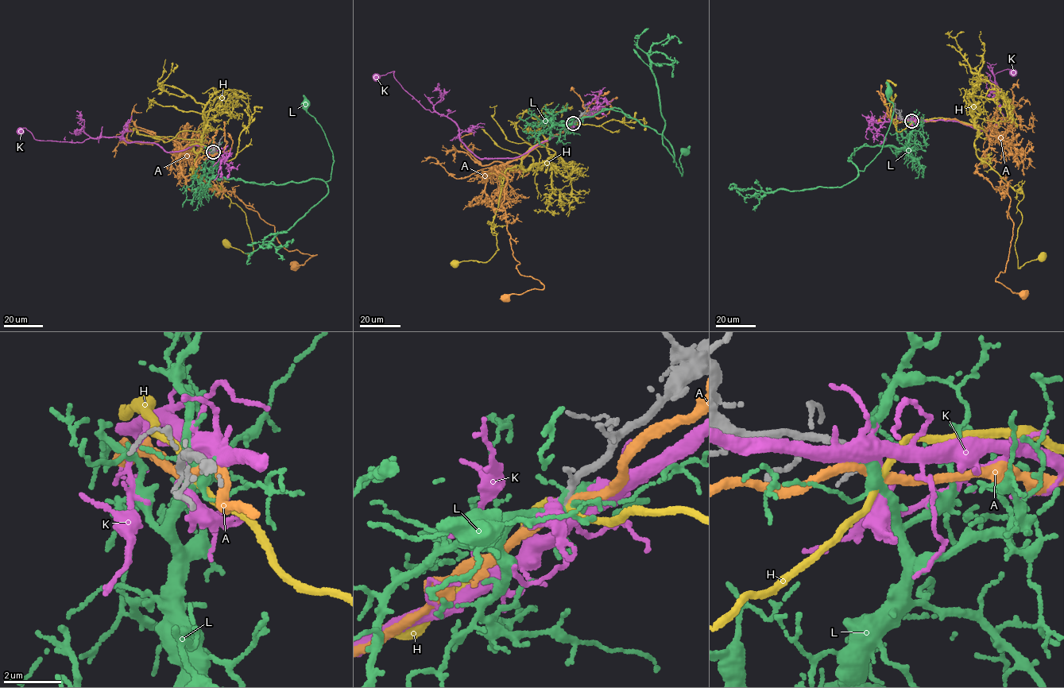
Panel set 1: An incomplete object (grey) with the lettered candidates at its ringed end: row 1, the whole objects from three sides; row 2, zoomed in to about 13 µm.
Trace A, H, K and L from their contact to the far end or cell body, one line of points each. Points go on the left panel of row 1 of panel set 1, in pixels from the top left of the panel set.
A: (213, 152), (195, 141), (184, 148), (189, 189), (229, 191), (274, 226), (286, 249), (316, 254), (295, 265)
H: (213, 152), (209, 146), (191, 144), (197, 154), (192, 172), (243, 211), (253, 251), (244, 253), (227, 243)
K: (213, 152), (195, 144), (168, 152), (118, 137), (37, 140), (25, 128), (20, 130)
L: (213, 152), (212, 173), (220, 179), (280, 184), (315, 178), (327, 181), (333, 153), (305, 104)

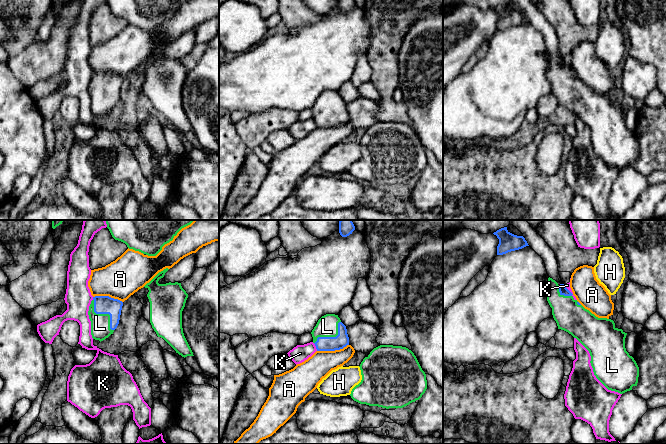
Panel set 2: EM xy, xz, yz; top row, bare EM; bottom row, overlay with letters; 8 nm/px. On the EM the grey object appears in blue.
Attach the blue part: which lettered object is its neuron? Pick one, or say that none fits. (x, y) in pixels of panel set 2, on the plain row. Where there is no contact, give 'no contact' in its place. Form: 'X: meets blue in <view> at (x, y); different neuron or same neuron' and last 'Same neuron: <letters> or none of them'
A: meets blue in xz at (332, 126); different neuron
H: no contact; different neuron
K: meets blue in xz at (316, 123); different neuron
L: meets blue in xy at (104, 89); same neuron
Same neuron: L

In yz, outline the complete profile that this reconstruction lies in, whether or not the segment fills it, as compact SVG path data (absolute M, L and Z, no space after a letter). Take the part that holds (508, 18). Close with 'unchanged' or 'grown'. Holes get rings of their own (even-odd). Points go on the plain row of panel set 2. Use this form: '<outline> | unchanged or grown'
M507 3L501 4L493 9L499 15L497 22L497 31L503 31L511 27L522 25L529 22L523 12L517 12L510 9Z | unchanged

